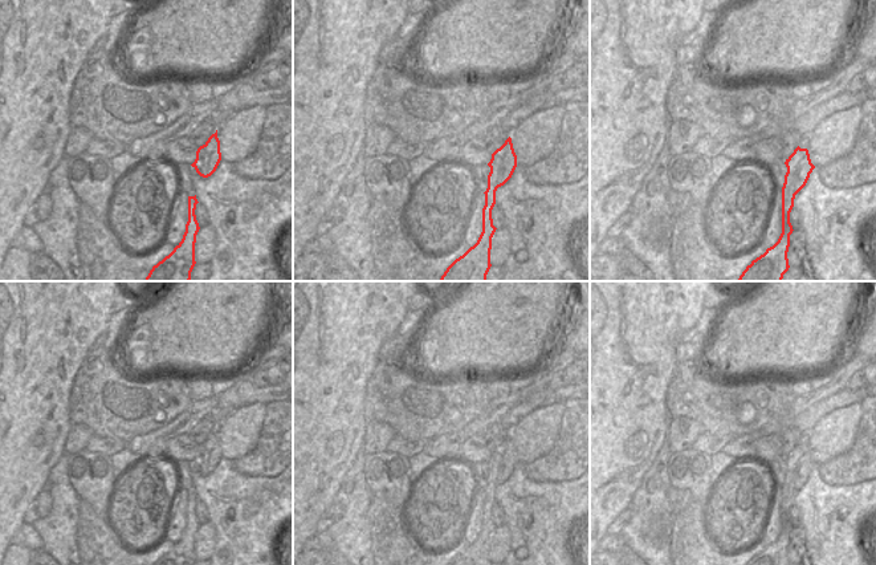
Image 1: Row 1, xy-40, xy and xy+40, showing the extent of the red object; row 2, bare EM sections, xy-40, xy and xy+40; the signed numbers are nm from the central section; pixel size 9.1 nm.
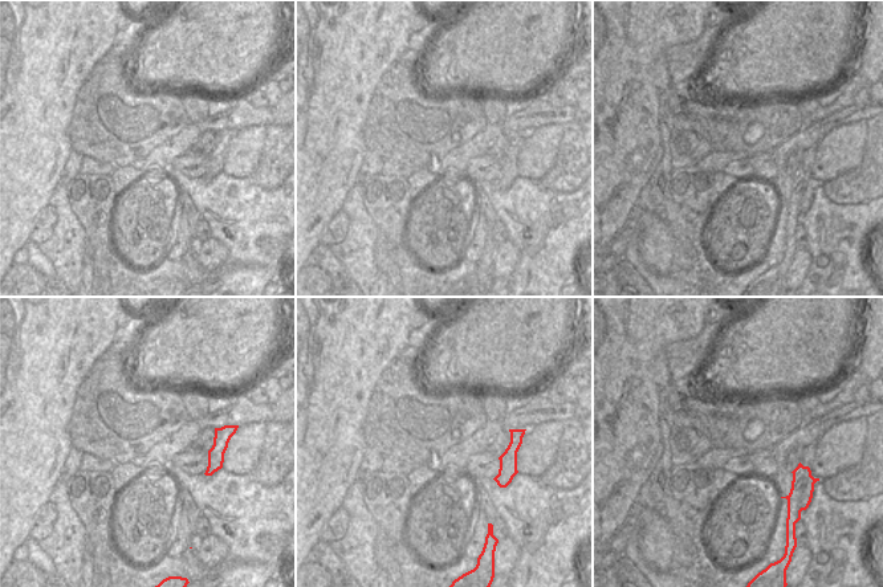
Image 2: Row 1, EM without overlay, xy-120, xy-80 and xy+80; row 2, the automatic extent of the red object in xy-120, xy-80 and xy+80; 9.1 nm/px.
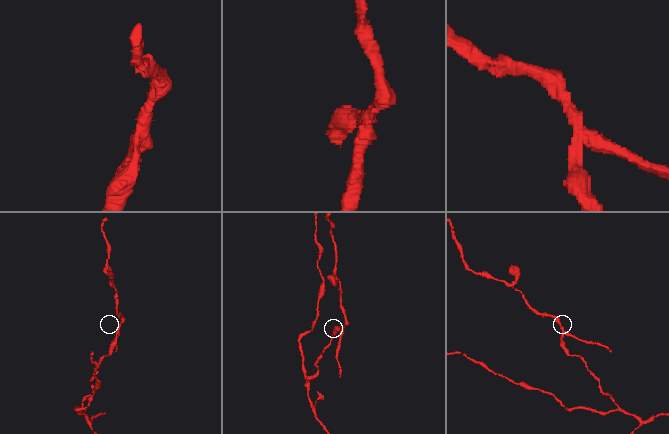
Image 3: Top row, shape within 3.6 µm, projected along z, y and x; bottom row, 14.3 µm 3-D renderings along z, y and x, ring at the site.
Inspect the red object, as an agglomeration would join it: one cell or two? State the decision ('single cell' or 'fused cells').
fused cells

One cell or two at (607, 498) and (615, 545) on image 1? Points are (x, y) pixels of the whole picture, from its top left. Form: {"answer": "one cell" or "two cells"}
{"answer": "two cells"}

